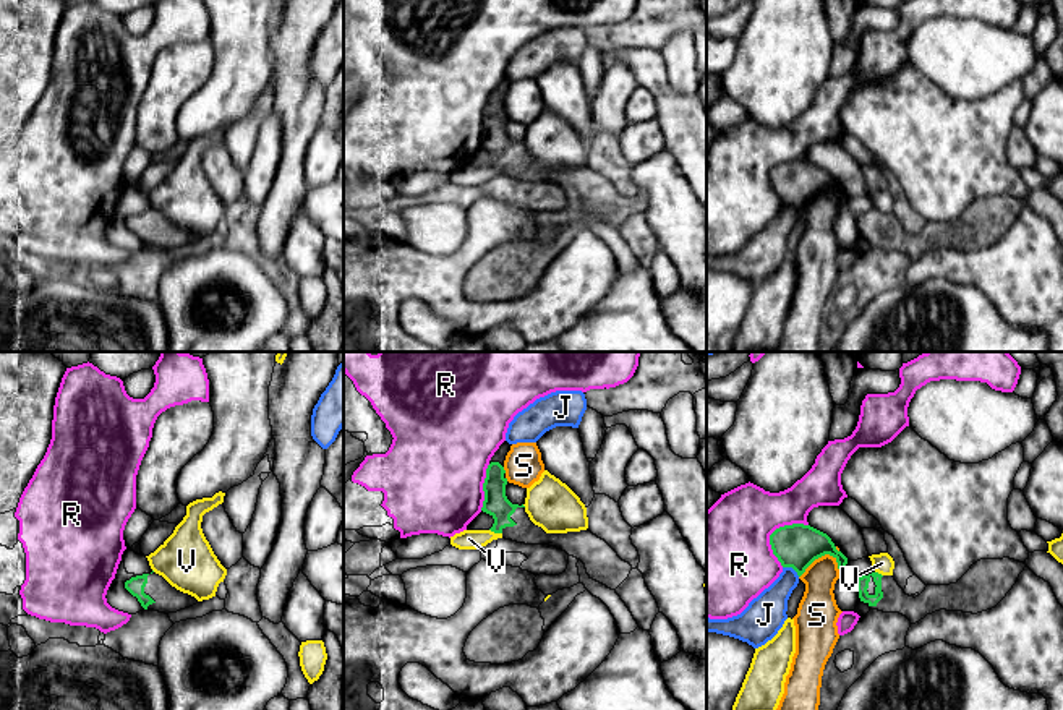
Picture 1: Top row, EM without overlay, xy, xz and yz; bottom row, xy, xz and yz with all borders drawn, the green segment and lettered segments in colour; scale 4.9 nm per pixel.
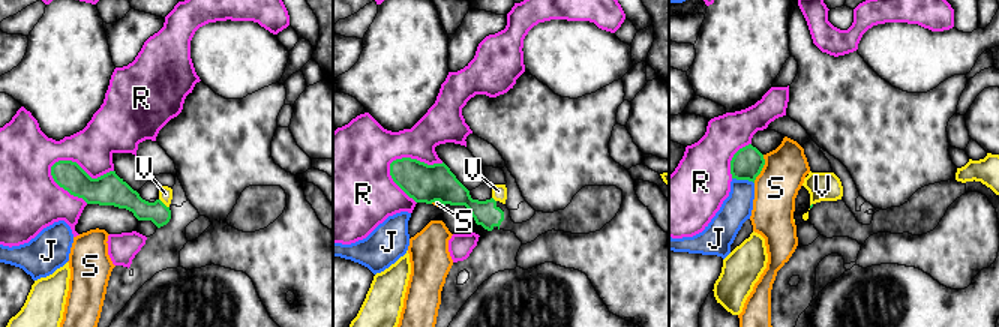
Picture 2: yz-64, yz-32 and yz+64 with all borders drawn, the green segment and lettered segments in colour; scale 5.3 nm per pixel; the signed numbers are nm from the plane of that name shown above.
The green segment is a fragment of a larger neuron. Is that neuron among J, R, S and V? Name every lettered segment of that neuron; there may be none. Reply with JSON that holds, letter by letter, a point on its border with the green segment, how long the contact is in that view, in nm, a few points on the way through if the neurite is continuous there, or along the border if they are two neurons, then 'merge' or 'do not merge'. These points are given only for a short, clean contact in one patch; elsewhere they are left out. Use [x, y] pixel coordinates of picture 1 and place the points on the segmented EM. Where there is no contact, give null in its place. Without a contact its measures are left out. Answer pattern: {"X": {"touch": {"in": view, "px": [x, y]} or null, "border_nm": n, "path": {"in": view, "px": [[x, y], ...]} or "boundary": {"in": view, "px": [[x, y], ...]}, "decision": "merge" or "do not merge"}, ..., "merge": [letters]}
{"J": {"touch": {"in": "yz", "px": [791, 566]}, "border_nm": 100, "boundary": {"in": "yz", "px": [[783, 566], [789, 566], [799, 576]]}, "decision": "do not merge"}, "R": {"touch": {"in": "yz", "px": [773, 532]}, "border_nm": 260, "decision": "do not merge"}, "S": {"touch": {"in": "yz", "px": [817, 558]}, "border_nm": 220, "boundary": {"in": "yz", "px": [[836, 558], [828, 555], [819, 556], [799, 577]]}, "decision": "do not merge"}, "V": {"touch": {"in": "xz", "px": [496, 532]}, "border_nm": 70, "boundary": {"in": "xz", "px": [[490, 529], [501, 534]]}, "decision": "do not merge"}, "merge": []}

